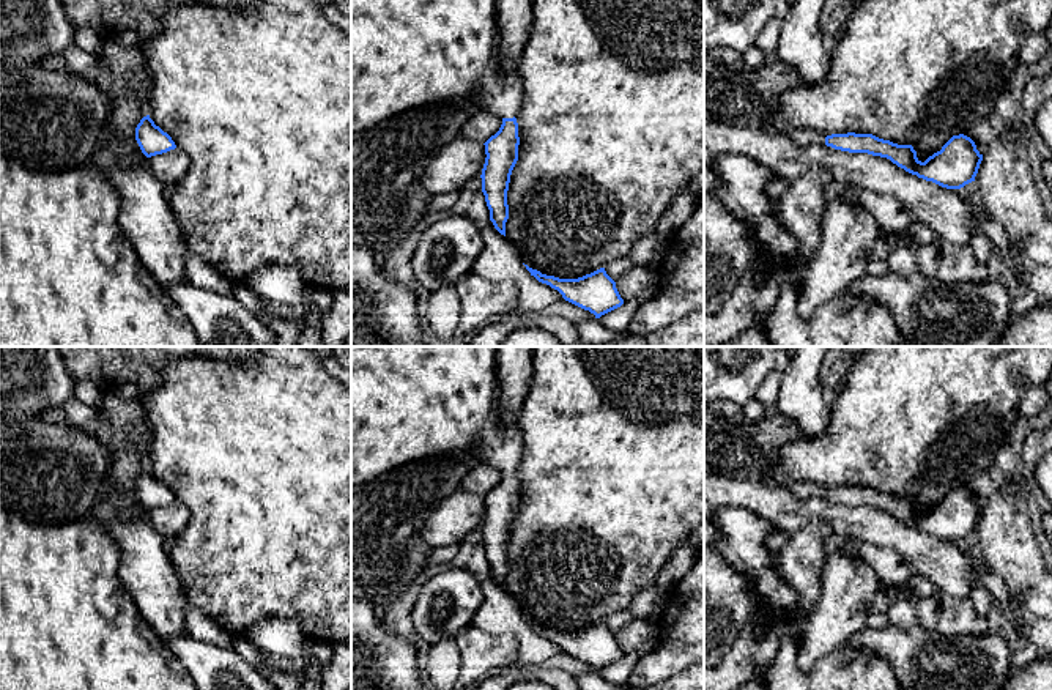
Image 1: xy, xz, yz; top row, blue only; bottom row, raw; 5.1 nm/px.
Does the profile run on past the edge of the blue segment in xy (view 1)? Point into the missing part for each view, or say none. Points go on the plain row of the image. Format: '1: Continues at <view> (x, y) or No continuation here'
1: No continuation here

